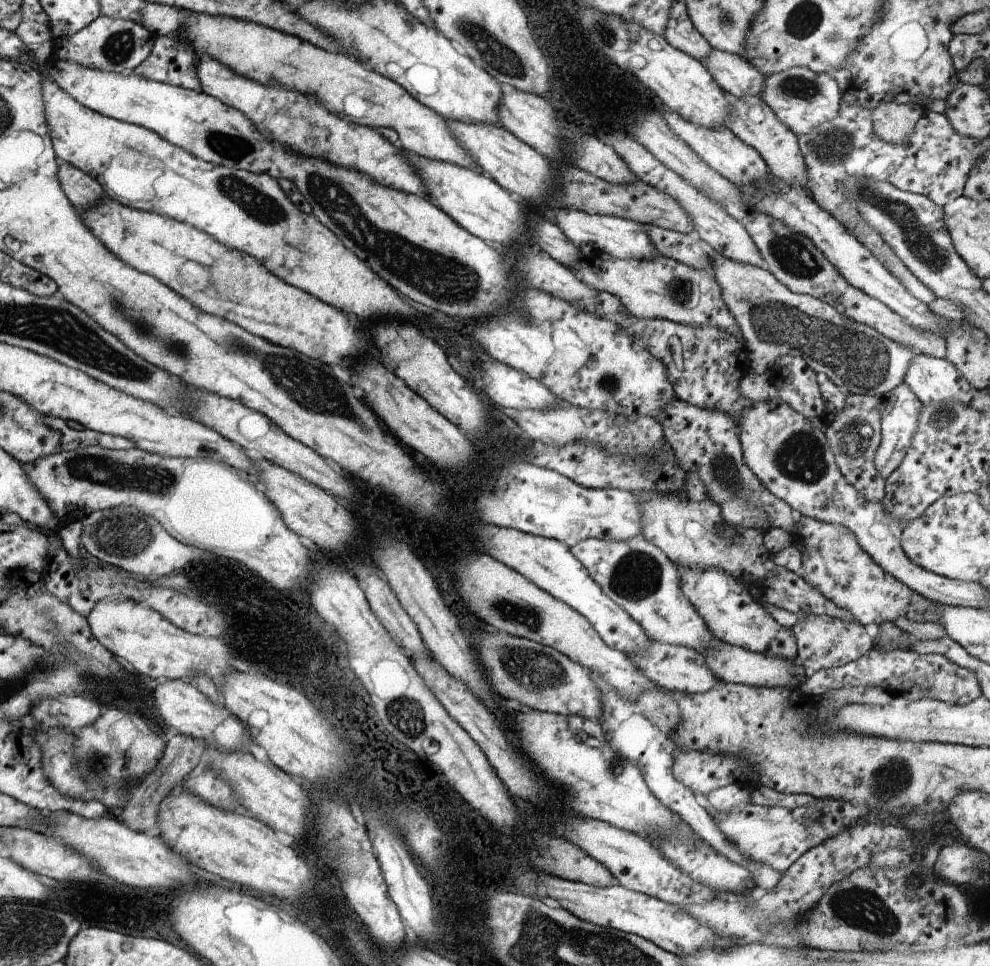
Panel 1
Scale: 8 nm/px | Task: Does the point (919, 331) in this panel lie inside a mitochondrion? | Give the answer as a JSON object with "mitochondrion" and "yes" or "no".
{"mitochondrion":"no"}

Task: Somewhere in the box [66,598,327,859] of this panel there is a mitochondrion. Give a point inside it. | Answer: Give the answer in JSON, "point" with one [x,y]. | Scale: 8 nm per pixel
{"point":[94,766]}

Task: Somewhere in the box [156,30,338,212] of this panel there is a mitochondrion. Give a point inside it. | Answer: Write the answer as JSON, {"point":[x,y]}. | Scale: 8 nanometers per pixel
{"point":[233,148]}

